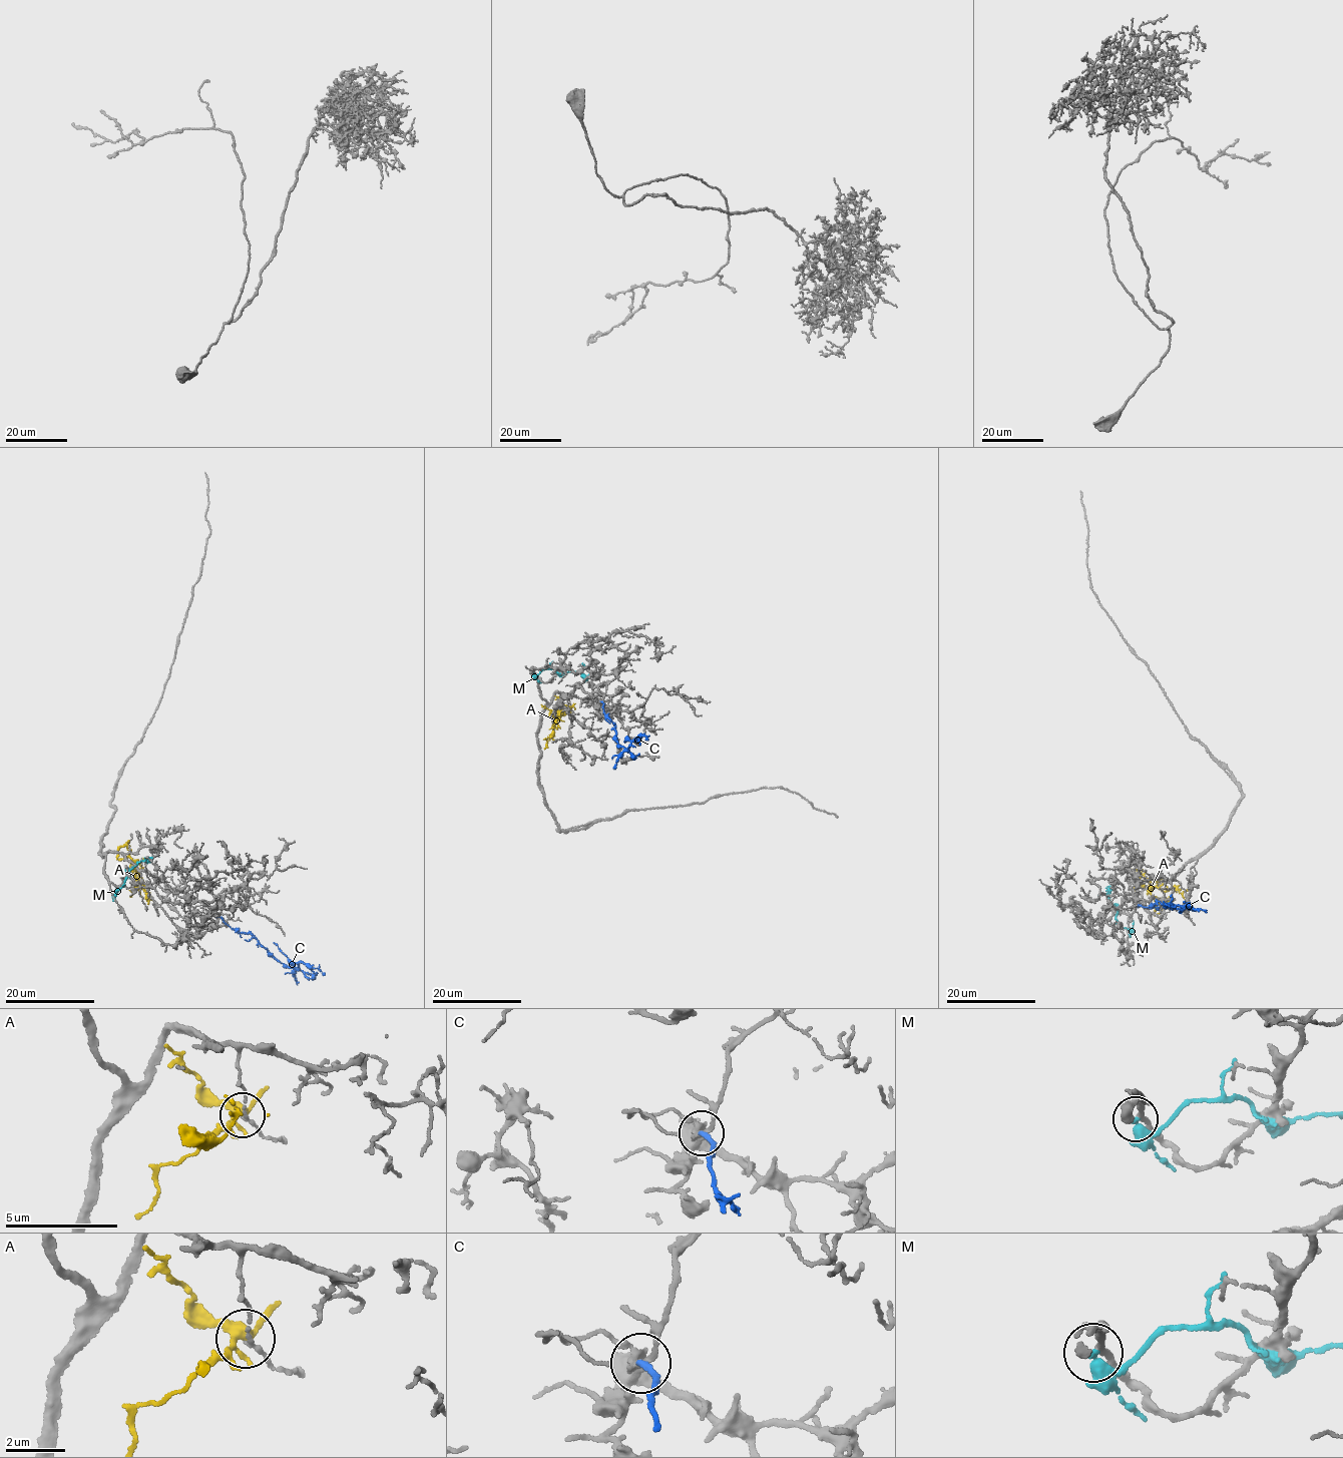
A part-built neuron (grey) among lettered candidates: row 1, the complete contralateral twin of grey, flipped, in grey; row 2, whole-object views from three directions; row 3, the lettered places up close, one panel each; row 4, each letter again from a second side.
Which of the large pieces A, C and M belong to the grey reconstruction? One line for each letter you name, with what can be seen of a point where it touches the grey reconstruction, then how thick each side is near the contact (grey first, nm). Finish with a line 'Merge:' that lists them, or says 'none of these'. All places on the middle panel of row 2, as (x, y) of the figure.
Merge: none of these

